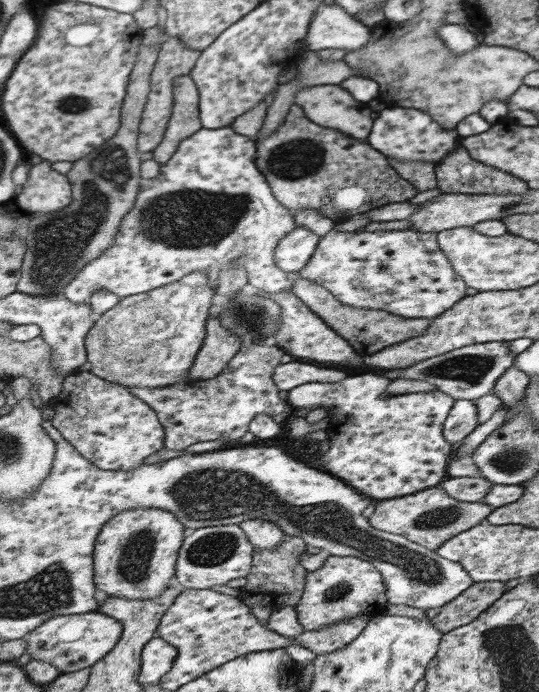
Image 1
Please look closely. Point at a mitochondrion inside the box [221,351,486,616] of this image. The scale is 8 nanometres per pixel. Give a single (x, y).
(439, 517)

